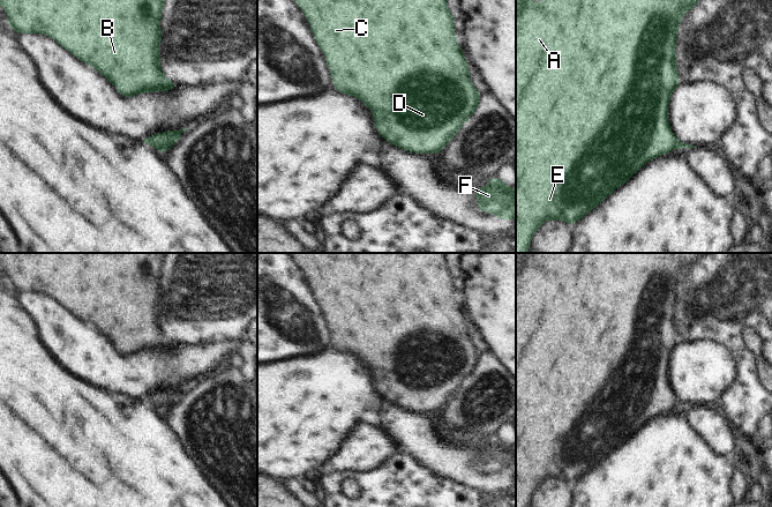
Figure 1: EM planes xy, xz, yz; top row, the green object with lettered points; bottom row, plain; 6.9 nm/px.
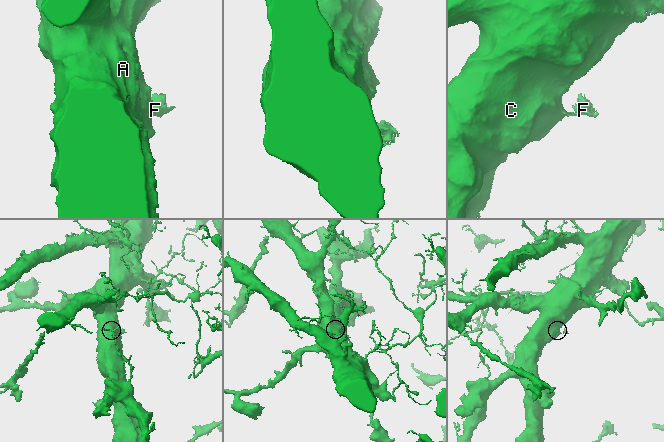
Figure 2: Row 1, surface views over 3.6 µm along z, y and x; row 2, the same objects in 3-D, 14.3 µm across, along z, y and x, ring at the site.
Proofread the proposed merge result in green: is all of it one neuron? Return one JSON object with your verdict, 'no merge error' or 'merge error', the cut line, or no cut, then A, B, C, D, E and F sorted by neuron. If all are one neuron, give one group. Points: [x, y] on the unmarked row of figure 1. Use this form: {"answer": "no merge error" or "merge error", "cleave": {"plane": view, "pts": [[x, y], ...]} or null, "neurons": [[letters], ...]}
{"answer": "merge error", "cleave": {"plane": "yz", "pts": [[674, 396], [676, 405]]}, "neurons": [["A", "B", "C", "D", "E"], ["F"]]}

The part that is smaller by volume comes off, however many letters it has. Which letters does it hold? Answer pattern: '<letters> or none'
F.

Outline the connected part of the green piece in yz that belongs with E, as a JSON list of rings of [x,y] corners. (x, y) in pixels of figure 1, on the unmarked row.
[[[542,253],[546,261],[532,261],[530,254],[516,258],[516,507],[529,507],[533,492],[547,478],[563,479],[570,484],[579,479],[590,469],[604,460],[614,448],[628,440],[649,419],[666,413],[674,407],[675,395],[672,392],[667,366],[675,346],[681,342],[676,328],[675,304],[679,284],[683,273],[692,268],[705,253]]]

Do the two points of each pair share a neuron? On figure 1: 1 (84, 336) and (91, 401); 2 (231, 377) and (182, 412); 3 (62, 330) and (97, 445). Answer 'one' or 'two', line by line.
1: two
2: one
3: two

